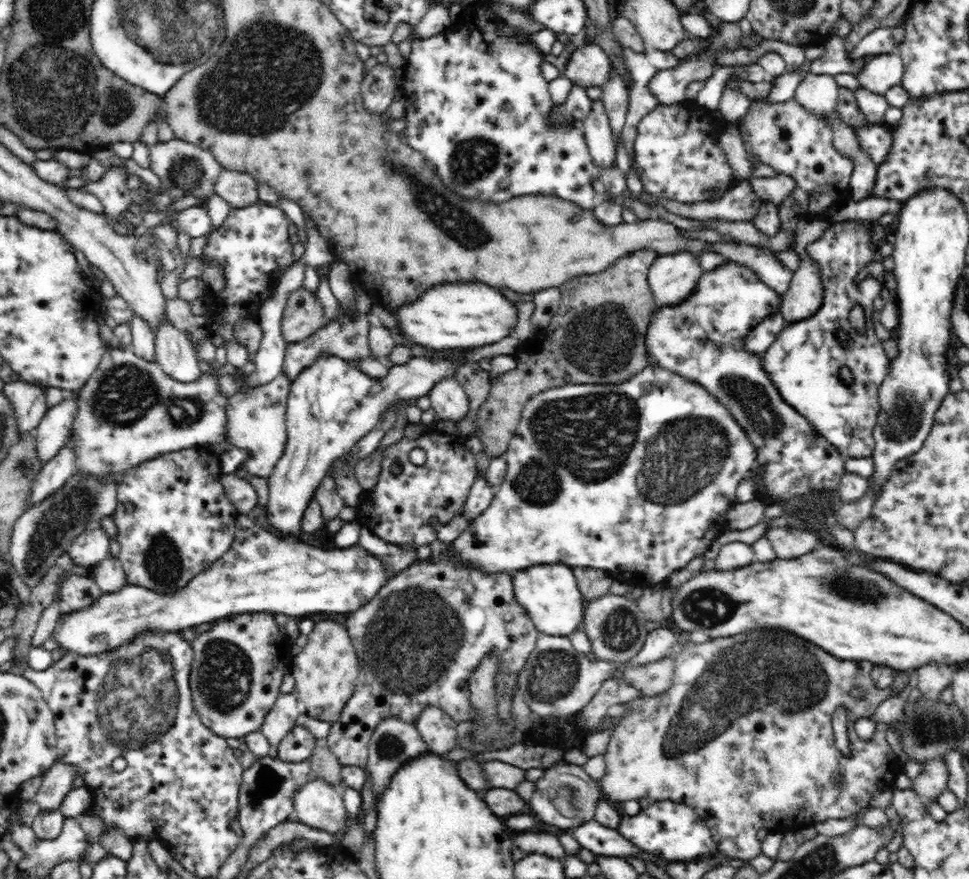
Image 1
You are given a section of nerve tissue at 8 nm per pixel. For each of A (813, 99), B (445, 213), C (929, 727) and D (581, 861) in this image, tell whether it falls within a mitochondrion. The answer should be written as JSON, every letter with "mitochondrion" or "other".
{"A":"other","B":"mitochondrion","C":"mitochondrion","D":"other"}

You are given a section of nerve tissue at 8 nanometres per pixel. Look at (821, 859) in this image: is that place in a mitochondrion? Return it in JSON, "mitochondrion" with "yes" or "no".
{"mitochondrion":"yes"}

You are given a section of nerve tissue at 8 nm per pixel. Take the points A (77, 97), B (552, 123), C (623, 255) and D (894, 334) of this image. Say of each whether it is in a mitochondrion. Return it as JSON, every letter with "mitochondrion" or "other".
{"A":"mitochondrion","B":"other","C":"other","D":"other"}

